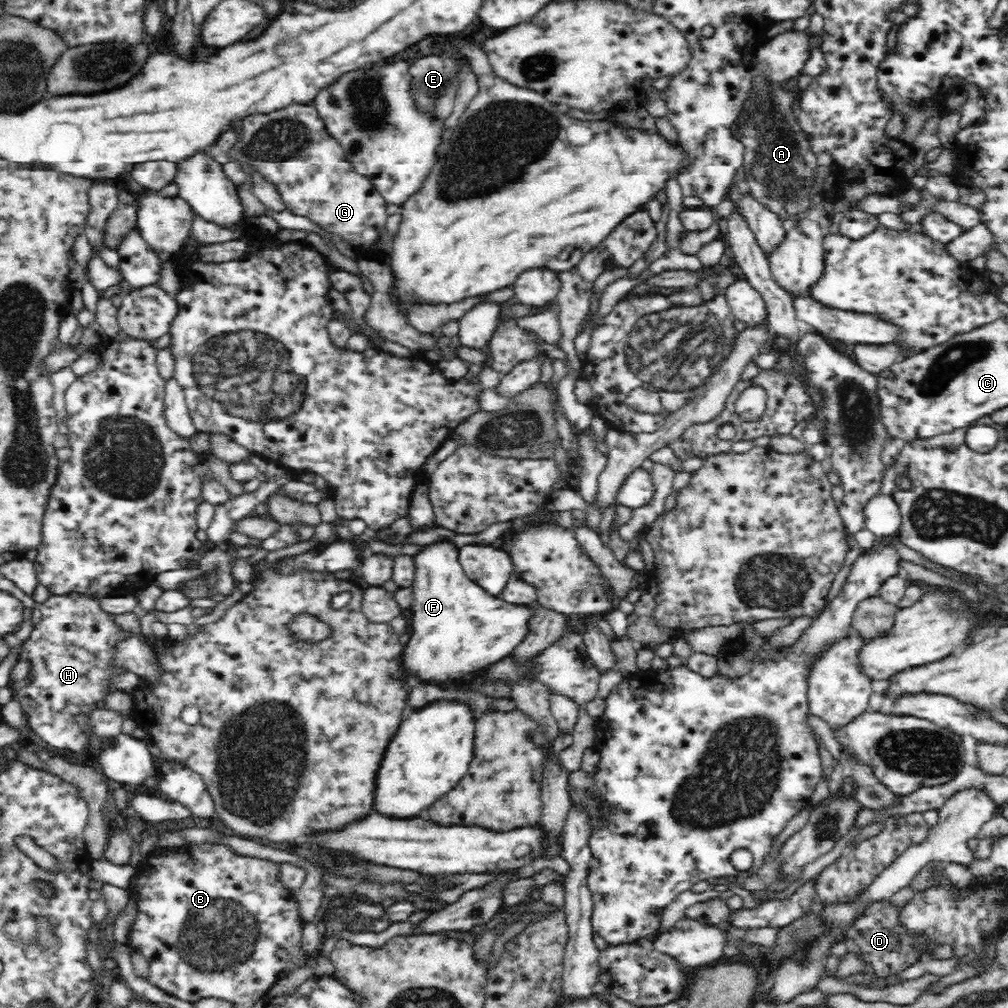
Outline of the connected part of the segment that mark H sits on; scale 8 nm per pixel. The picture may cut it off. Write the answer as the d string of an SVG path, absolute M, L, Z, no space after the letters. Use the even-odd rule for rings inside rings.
M70 592L69 594L50 595L40 606L42 617L32 630L31 636L22 645L19 660L29 666L30 682L21 683L16 688L16 701L20 709L28 714L30 728L50 746L60 750L70 750L74 754L86 754L90 738L94 736L91 716L96 710L106 706L106 698L114 692L114 676L126 672L126 667L118 662L116 648L132 634L122 630L114 622L114 613L103 609L100 597L90 593Z

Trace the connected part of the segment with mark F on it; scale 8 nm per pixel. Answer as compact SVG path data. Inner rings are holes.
M441 540L422 547L422 549L415 555L416 561L416 579L413 580L411 589L413 590L412 598L412 622L410 622L410 640L408 644L403 647L401 652L401 666L400 675L403 675L403 680L412 684L415 680L422 680L426 684L442 685L446 682L452 684L452 680L460 680L460 678L471 678L488 665L494 664L497 660L500 660L503 656L513 652L524 637L528 636L528 622L530 622L530 611L528 606L514 605L505 602L503 599L488 595L475 581L468 579L468 576L464 573L460 562L458 561L458 548L454 543L448 540Z

